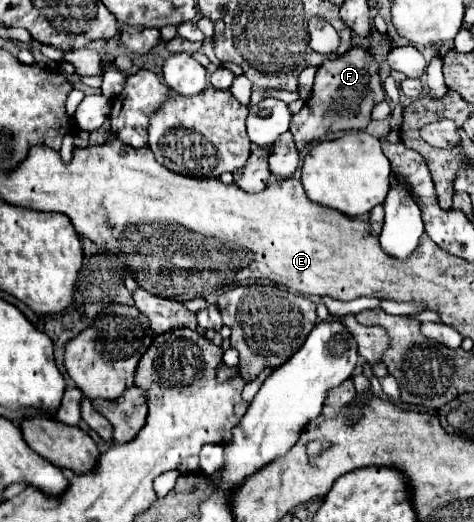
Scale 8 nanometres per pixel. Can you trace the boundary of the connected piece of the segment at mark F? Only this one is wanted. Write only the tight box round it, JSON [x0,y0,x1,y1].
[290,46,384,150]

